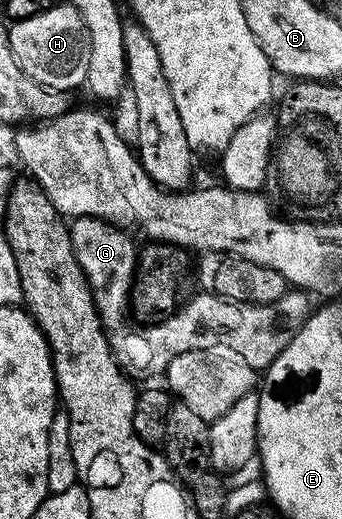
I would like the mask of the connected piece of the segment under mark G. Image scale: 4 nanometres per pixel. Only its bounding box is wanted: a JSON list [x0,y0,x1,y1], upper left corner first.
[70,216,314,381]

